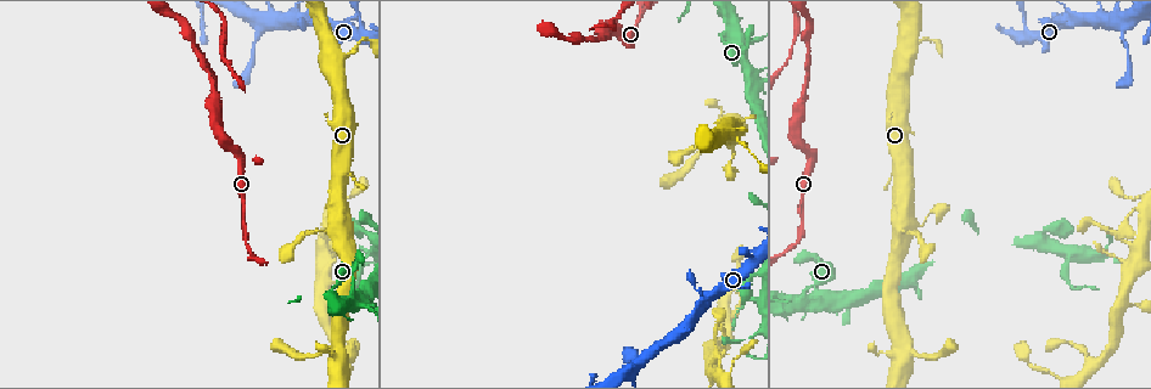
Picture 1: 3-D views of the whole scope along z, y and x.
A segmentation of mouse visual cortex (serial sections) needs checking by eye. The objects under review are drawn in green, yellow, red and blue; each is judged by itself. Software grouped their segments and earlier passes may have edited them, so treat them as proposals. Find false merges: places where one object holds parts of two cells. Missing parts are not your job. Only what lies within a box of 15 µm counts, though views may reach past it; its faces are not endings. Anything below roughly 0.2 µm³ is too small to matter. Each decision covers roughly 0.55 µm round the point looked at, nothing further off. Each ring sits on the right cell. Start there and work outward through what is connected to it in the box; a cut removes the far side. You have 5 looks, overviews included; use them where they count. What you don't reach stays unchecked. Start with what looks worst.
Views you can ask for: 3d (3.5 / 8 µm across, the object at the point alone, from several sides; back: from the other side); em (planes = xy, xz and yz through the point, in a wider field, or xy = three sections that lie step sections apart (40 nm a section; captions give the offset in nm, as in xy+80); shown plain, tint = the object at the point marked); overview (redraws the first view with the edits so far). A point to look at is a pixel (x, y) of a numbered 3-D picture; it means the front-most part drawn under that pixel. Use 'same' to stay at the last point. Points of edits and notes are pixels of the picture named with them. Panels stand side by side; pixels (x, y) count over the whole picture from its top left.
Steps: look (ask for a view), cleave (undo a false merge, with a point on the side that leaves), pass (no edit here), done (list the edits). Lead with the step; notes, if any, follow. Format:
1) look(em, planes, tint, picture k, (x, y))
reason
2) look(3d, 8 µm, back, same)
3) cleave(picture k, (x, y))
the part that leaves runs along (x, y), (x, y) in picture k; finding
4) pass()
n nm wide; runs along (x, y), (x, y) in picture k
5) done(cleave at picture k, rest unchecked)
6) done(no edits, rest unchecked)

look(3d, 3.5 µm, picture 1, (362, 305))

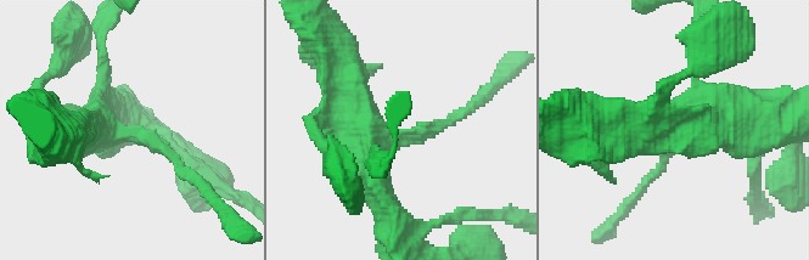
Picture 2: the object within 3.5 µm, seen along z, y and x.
pass()
3 arms; runs along (66, 125), (144, 136), (170, 156), (178, 177) in picture 2; all the same cell

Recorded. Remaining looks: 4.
look(3d, 3.5 µm, picture 1, (710, 294))
three-way junction

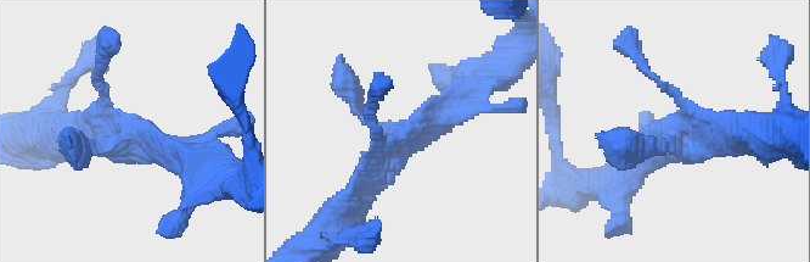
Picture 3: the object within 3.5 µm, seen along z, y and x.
look(em, xy, step 1, tint, picture 3, (679, 128))
now the EM

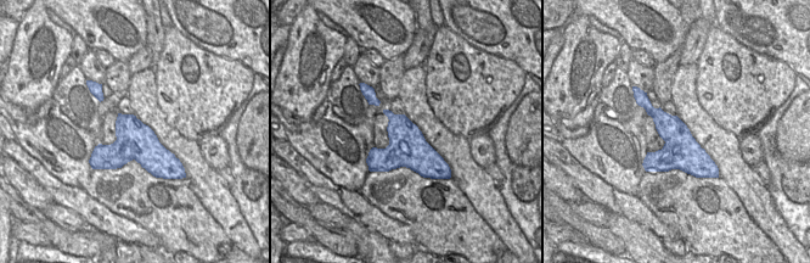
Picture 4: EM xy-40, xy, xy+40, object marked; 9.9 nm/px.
pass()
runs along (190, 160), (122, 122), (100, 77) in picture 3; one cell here

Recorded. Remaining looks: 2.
done(no edits, rest unchecked)

